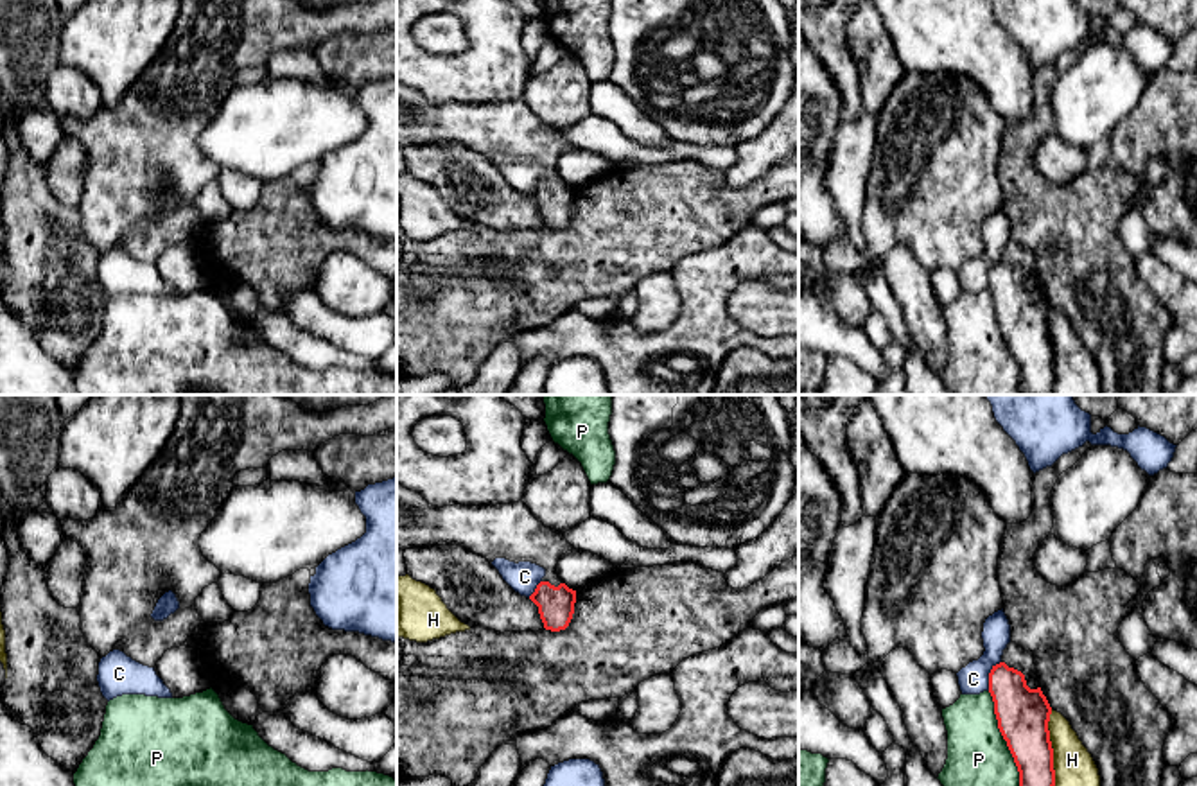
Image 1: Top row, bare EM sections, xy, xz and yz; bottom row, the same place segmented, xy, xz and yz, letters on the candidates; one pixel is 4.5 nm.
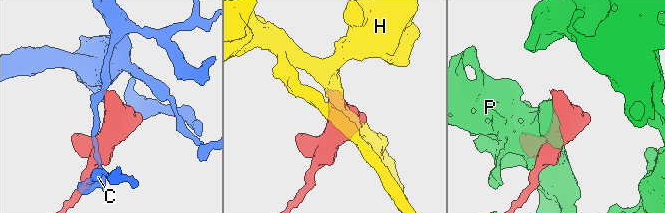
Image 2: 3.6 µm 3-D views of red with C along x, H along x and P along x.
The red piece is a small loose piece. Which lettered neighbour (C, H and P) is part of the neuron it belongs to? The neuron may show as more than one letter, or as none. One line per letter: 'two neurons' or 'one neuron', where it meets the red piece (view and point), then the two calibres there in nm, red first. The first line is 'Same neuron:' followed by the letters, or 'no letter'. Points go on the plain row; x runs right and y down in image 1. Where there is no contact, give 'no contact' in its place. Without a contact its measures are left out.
Same neuron: no letter
C: two neurons | yz (989, 273) | 240/140 nm
H: two neurons | yz (1052, 350) | 240/200 nm
P: two neurons | yz (1007, 341) | 240/320 nm

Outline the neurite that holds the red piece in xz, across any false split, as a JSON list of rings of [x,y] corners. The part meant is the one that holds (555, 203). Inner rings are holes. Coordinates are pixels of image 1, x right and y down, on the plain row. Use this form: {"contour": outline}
{"contour": [[[397,79],[397,147],[427,144],[461,144],[488,160],[506,156],[510,160],[531,160],[546,167],[529,197],[538,205],[546,228],[565,228],[574,212],[576,188],[560,179],[556,162],[562,153],[572,147],[564,131],[546,126],[535,117],[529,106],[519,99],[495,104],[432,104],[420,92],[404,86]]]}

